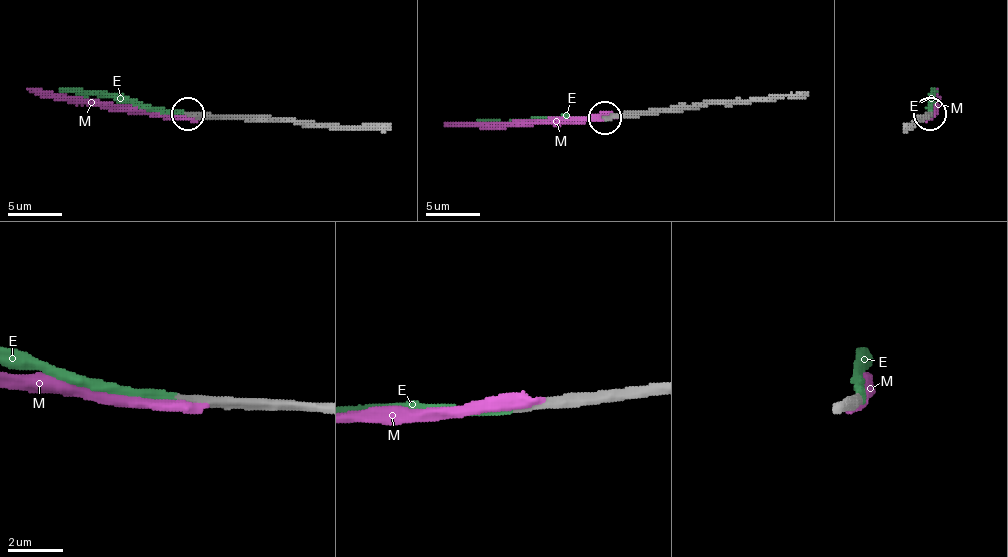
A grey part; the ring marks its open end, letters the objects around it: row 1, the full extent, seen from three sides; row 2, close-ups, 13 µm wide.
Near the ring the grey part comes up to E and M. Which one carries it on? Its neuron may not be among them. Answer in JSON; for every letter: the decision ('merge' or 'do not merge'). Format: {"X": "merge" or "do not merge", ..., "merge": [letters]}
{"E": "merge", "M": "do not merge", "merge": ["E"]}

